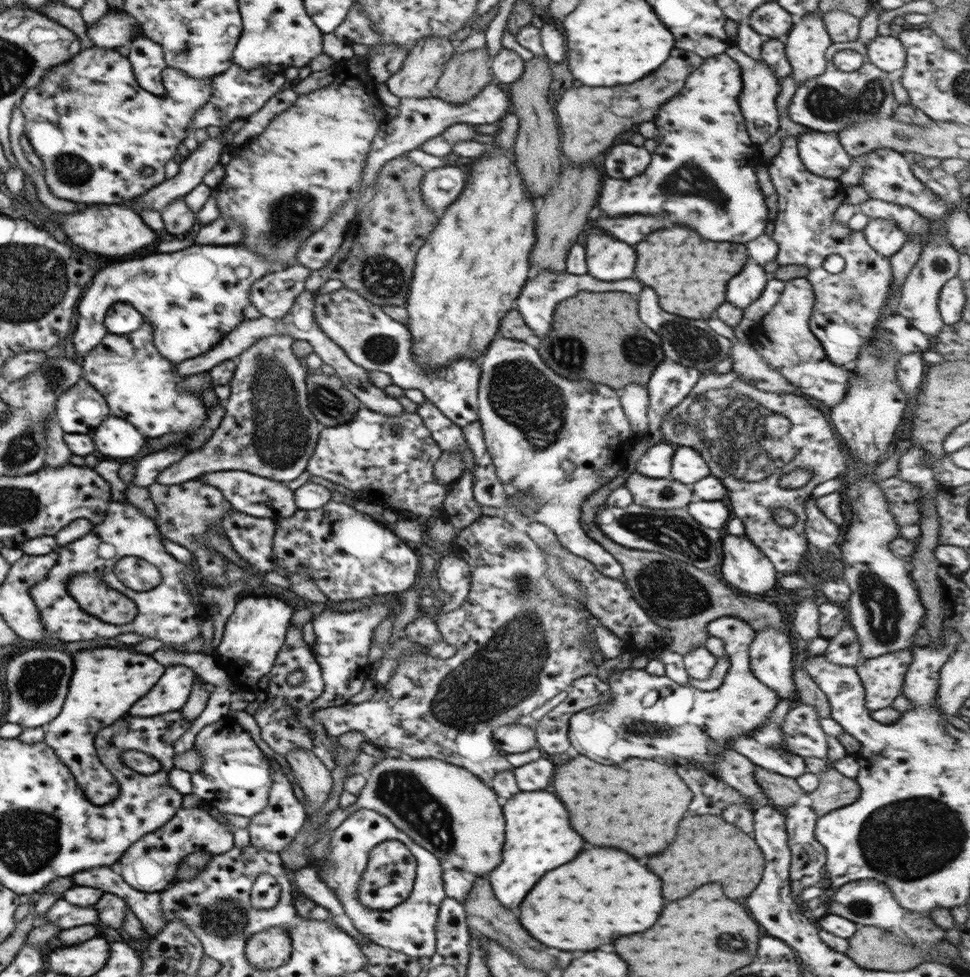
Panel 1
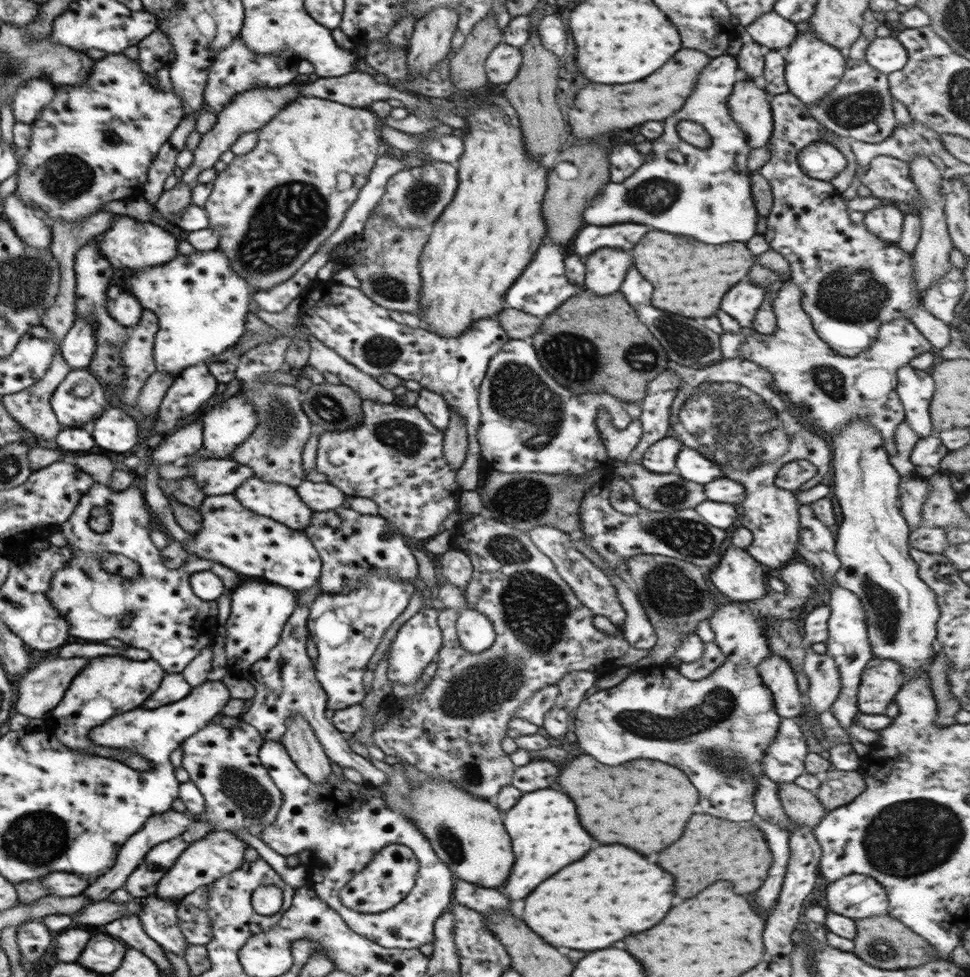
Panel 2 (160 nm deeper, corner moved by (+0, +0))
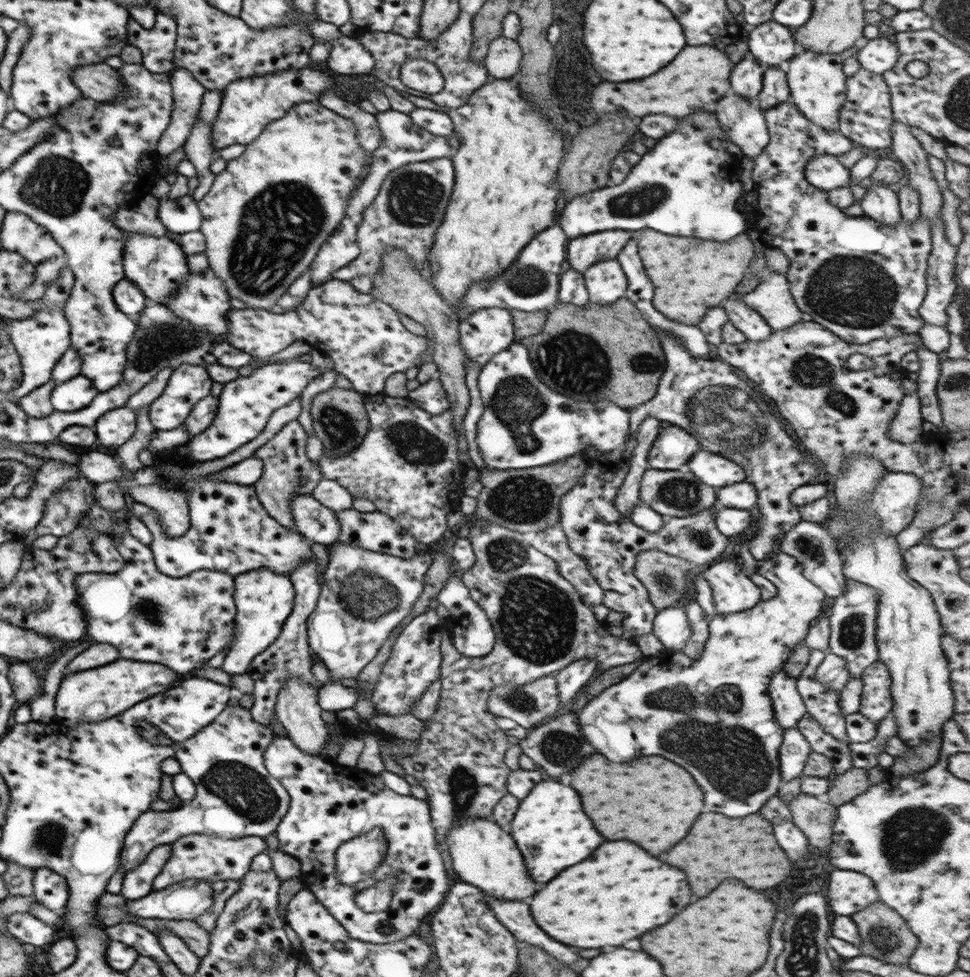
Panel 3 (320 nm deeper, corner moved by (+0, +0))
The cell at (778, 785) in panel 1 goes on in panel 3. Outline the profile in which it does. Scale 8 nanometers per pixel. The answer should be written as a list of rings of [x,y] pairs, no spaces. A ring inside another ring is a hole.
[[[800,792],[787,806],[792,823],[807,837],[808,844],[821,850],[831,844],[835,805]]]

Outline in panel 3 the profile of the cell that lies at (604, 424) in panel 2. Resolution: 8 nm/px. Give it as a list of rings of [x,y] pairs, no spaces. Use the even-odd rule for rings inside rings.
[[[655,332],[655,334],[661,342],[660,346],[665,359],[664,369],[656,386],[655,396],[639,406],[628,409],[629,437],[635,438],[637,429],[645,417],[654,416],[664,424],[680,426],[691,433],[698,440],[700,450],[715,453],[741,467],[744,482],[751,484],[757,493],[755,505],[757,507],[757,518],[755,518],[757,534],[748,542],[748,551],[760,563],[776,552],[776,542],[781,535],[801,521],[797,507],[791,504],[789,495],[795,491],[795,488],[810,484],[819,474],[818,468],[813,462],[807,462],[806,452],[799,446],[796,439],[794,440],[789,433],[787,434],[781,424],[775,420],[775,416],[767,414],[769,420],[765,420],[761,412],[761,410],[766,410],[766,404],[762,403],[764,398],[760,393],[757,398],[756,386],[749,380],[739,379],[733,373],[736,369],[719,358],[709,360],[691,356],[680,340],[671,333],[665,336],[661,332]]]

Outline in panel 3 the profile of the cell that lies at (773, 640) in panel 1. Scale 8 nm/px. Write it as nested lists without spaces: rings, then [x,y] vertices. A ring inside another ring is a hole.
[[[783,670],[770,677],[768,695],[774,719],[781,729],[796,727],[797,721],[806,713],[805,705],[796,689],[796,679]]]

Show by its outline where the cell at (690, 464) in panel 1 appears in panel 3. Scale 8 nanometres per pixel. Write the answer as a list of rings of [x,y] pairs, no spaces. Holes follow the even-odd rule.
[[[699,450],[685,465],[695,478],[716,490],[744,482],[741,467],[715,453]]]

